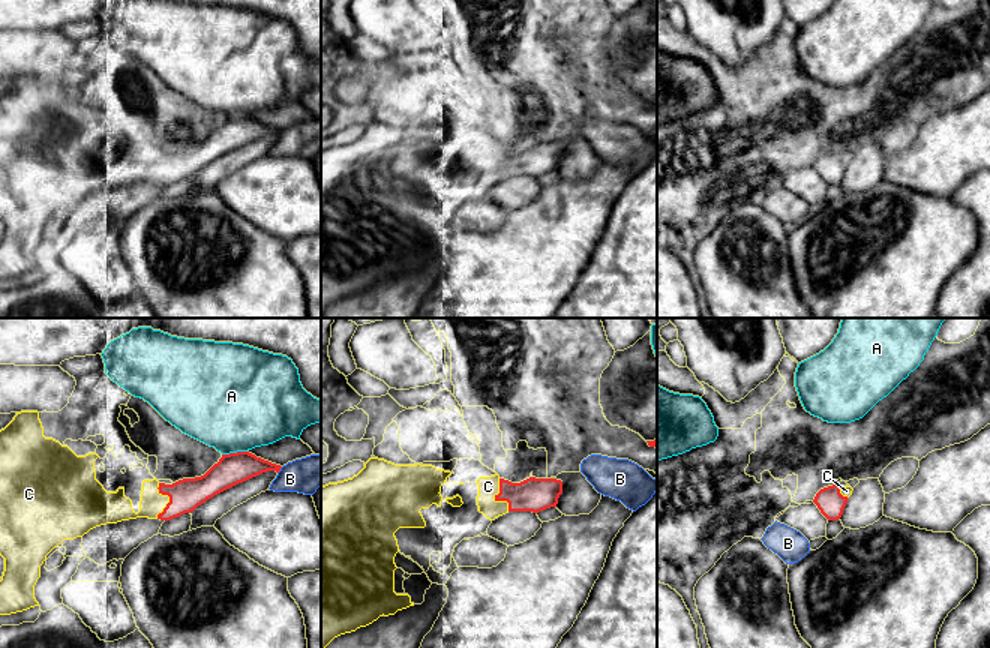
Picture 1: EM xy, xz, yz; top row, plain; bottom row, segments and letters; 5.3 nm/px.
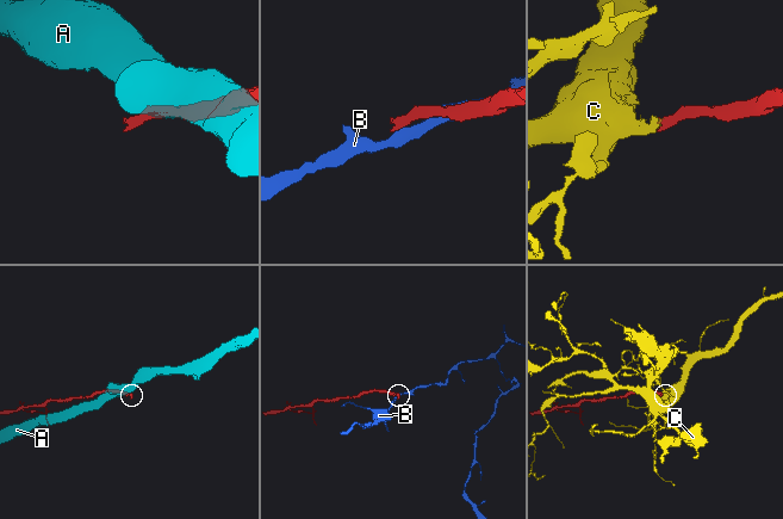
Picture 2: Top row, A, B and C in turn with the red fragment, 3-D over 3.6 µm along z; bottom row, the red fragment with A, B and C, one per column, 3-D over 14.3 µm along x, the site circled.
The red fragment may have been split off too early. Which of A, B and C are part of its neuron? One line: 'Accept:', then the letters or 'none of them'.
Accept: C

